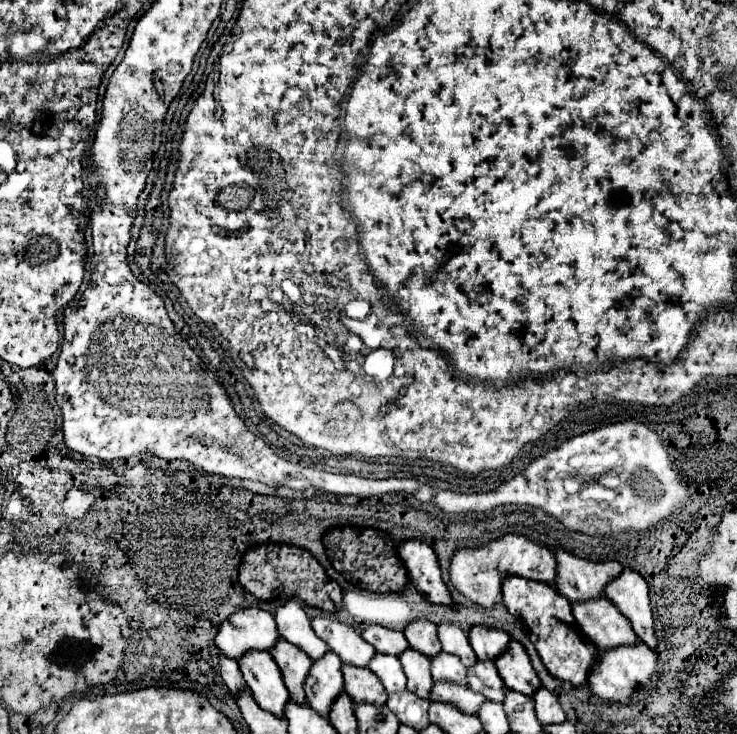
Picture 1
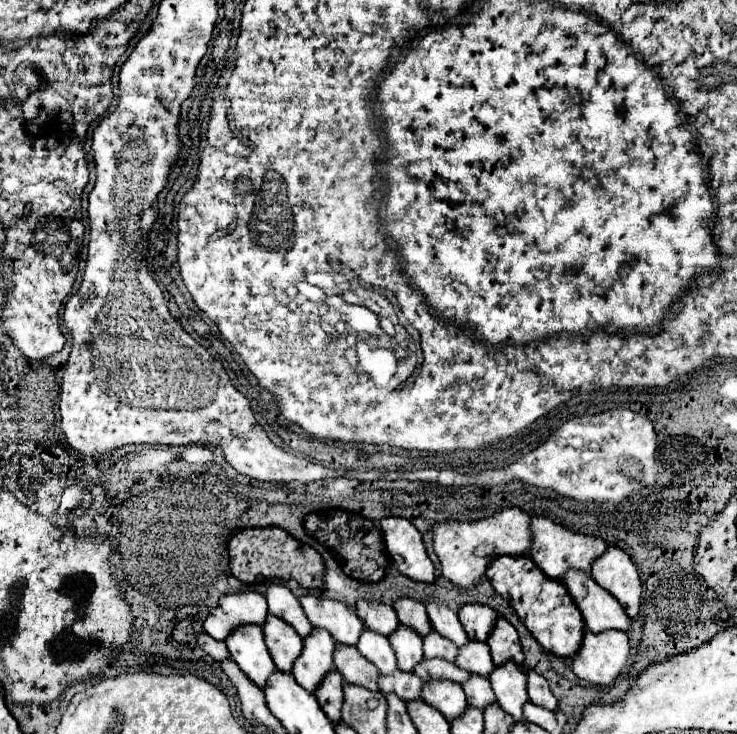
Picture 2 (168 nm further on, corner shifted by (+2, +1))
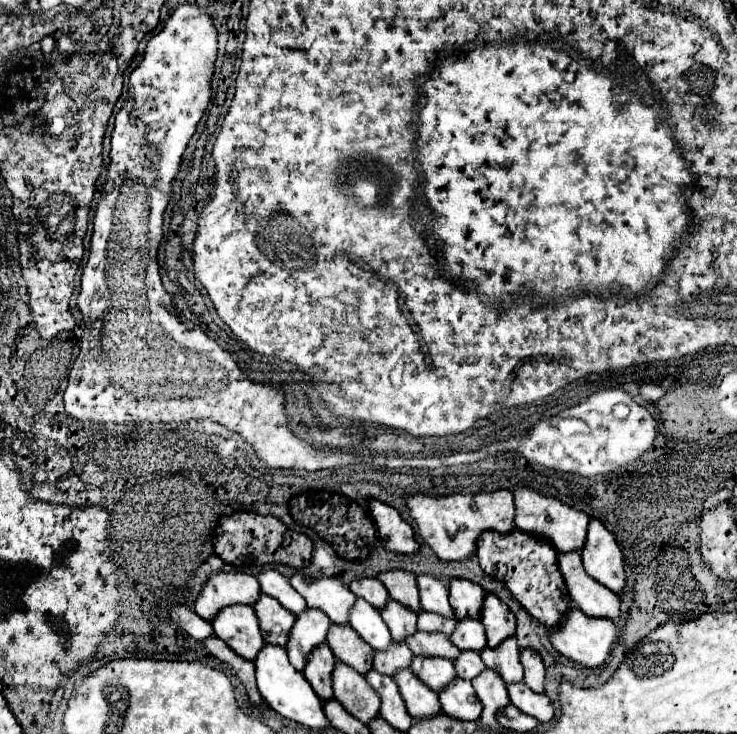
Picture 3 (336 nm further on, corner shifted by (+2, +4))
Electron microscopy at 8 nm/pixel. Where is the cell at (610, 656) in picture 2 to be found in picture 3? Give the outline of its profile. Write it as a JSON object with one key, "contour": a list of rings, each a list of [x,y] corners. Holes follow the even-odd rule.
{"contour":[[[575,606],[567,612],[567,616],[563,618],[563,624],[551,632],[553,648],[585,668],[601,668],[609,660],[615,640],[617,640],[617,626],[611,620],[589,618]]]}

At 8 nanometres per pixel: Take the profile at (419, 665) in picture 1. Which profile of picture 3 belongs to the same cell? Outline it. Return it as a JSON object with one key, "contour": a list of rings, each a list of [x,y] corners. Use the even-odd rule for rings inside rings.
{"contour":[[[391,598],[387,602],[387,606],[381,610],[381,616],[383,616],[387,628],[391,630],[393,642],[401,644],[417,630],[417,614]]]}

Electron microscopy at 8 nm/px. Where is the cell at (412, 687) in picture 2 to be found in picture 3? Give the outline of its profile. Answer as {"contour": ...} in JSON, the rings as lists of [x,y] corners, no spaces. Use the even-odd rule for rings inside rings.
{"contour":[[[391,644],[387,652],[375,652],[375,664],[373,668],[379,670],[385,676],[395,676],[395,672],[401,672],[411,666],[411,652],[403,644]]]}

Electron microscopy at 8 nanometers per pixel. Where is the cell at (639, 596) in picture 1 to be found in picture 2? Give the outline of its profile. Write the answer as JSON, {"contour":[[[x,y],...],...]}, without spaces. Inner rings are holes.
{"contour":[[[609,545],[591,565],[591,577],[623,605],[631,619],[637,617],[641,605],[641,581],[625,551]]]}

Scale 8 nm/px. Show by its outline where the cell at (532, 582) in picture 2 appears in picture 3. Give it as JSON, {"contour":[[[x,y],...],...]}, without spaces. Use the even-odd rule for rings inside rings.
{"contour":[[[513,530],[511,534],[495,534],[485,532],[477,544],[477,558],[481,568],[495,580],[503,582],[509,592],[519,600],[519,604],[545,628],[555,630],[563,622],[561,618],[571,608],[571,598],[567,594],[567,586],[557,568],[557,552],[547,546],[547,542],[539,538],[531,538],[531,534],[523,534]]]}

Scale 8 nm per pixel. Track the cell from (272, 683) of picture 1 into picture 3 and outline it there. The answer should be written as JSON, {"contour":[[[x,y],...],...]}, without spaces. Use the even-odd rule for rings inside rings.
{"contour":[[[235,604],[223,608],[217,618],[213,618],[211,626],[215,636],[227,642],[227,646],[245,660],[253,662],[259,654],[259,648],[265,646],[259,620],[251,606]]]}

